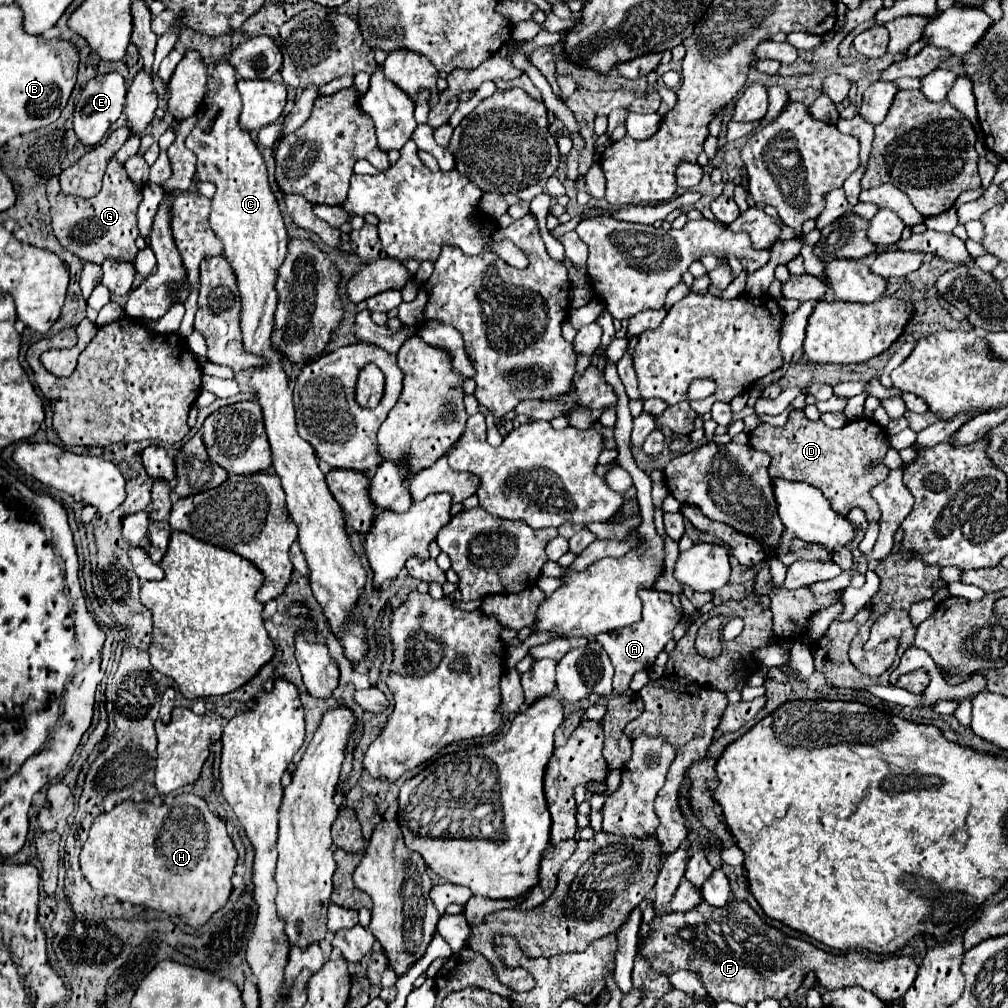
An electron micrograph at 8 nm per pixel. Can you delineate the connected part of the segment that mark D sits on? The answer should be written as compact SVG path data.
M792 410L788 422L780 428L770 424L760 424L750 432L750 446L766 452L772 460L768 472L776 472L776 476L786 480L802 480L822 490L822 494L830 500L832 510L840 516L848 516L852 508L862 508L866 512L868 522L880 522L878 504L870 498L870 490L888 478L890 468L882 462L872 472L866 472L864 466L870 460L882 460L886 452L892 448L890 438L884 430L870 420L852 420L846 426L834 430L828 428L822 420L810 422L802 410Z

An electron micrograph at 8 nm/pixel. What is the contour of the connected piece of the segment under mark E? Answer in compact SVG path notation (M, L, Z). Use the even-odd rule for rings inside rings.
M116 72L96 76L86 84L86 88L78 96L76 110L74 110L74 132L76 132L78 140L84 146L94 146L94 144L98 144L102 140L102 136L110 128L110 124L114 124L118 120L118 116L122 114L124 96L126 96L126 82Z

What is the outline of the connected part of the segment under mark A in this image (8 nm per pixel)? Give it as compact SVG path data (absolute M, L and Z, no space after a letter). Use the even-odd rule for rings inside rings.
M640 588L638 592L644 612L642 612L642 620L616 630L616 632L608 632L604 636L596 636L596 642L602 644L602 648L608 652L612 666L614 666L614 692L616 694L624 694L630 688L632 676L640 670L650 670L654 666L656 656L664 650L664 646L672 640L672 630L680 620L680 614L676 612L674 604L672 604L672 594L668 592L660 592L654 588Z

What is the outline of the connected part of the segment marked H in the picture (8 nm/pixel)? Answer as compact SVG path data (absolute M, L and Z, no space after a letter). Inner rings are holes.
M178 794L170 804L162 804L160 808L156 808L152 802L122 802L110 812L100 814L94 820L88 840L82 846L80 868L94 890L112 894L120 902L130 902L178 916L184 924L200 928L228 902L232 894L230 880L234 874L236 858L238 852L226 832L224 822L210 812L208 804L196 794Z

